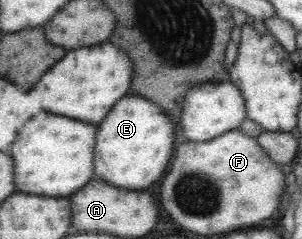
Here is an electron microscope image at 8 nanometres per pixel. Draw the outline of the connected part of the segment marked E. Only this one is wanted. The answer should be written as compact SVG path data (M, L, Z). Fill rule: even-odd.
M137 95L123 96L99 125L94 145L94 177L119 189L147 189L165 175L167 165L175 153L175 126L173 119L169 119L169 115L154 101Z

